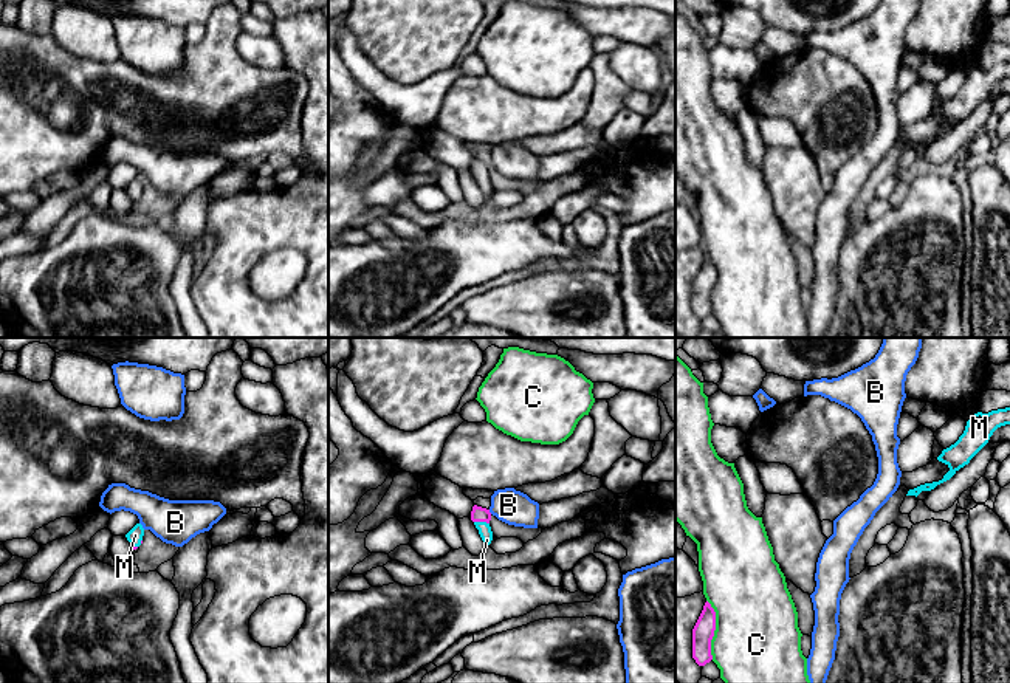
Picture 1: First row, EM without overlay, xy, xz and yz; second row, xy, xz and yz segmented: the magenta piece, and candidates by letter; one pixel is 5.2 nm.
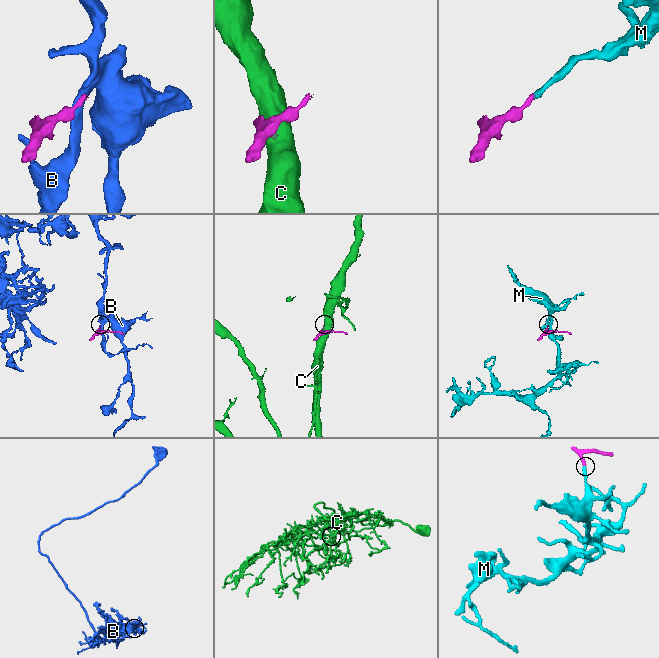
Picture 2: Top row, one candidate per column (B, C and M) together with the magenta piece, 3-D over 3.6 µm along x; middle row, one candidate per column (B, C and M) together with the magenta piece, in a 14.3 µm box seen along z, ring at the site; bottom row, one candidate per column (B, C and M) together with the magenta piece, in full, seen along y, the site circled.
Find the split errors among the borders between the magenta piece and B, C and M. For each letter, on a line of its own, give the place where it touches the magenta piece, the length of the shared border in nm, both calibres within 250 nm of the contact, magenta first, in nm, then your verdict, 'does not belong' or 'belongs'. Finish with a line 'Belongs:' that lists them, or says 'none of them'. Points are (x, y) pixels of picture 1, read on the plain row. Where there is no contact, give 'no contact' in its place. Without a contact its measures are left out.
B: xz (488, 164) | 30 nm | 80/180 nm | does not belong
C: yz (714, 282) | 320 nm | 110/460 nm | does not belong
M: xz (482, 174) | 80 nm | 80/70 nm | belongs
Belongs: M

